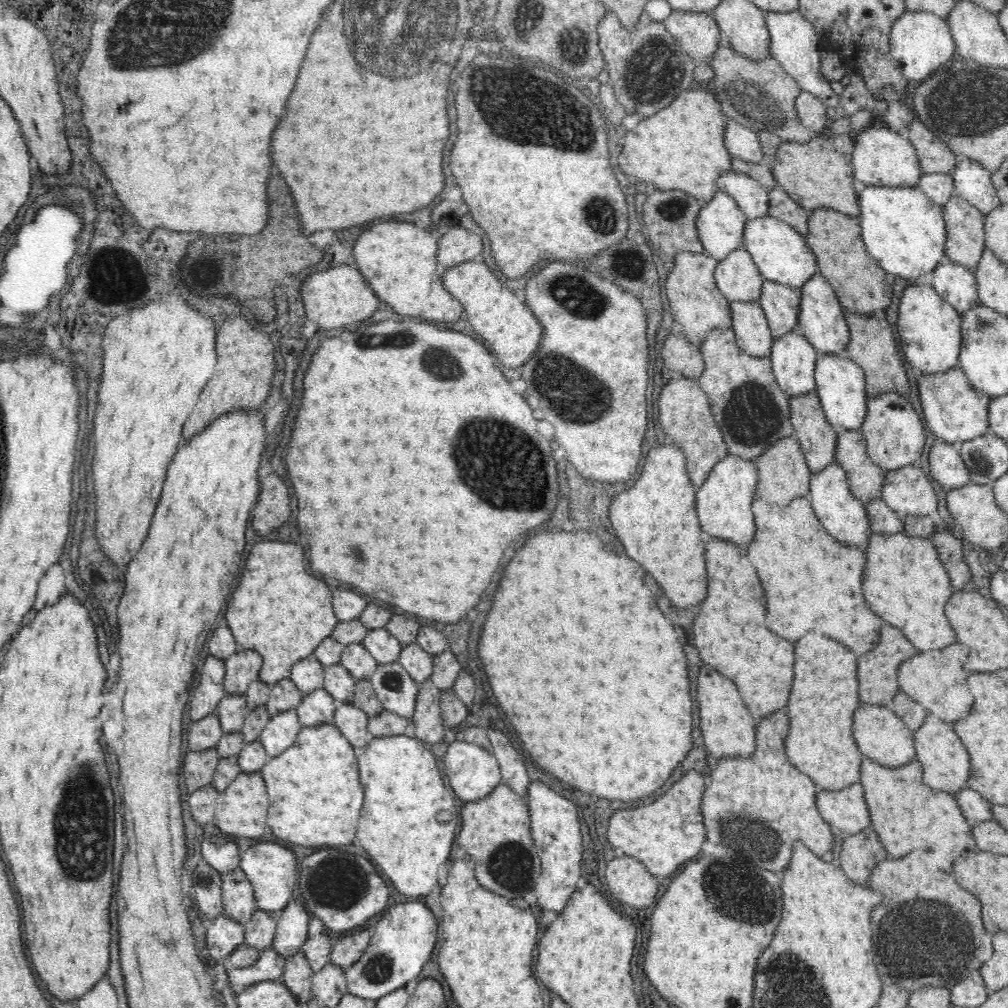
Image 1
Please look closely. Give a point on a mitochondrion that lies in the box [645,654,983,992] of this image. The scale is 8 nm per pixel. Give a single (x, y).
(928, 942)

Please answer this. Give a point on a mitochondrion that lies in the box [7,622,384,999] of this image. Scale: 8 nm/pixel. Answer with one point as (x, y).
(82, 837)

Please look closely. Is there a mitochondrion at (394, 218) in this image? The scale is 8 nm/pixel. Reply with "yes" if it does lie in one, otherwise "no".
no

